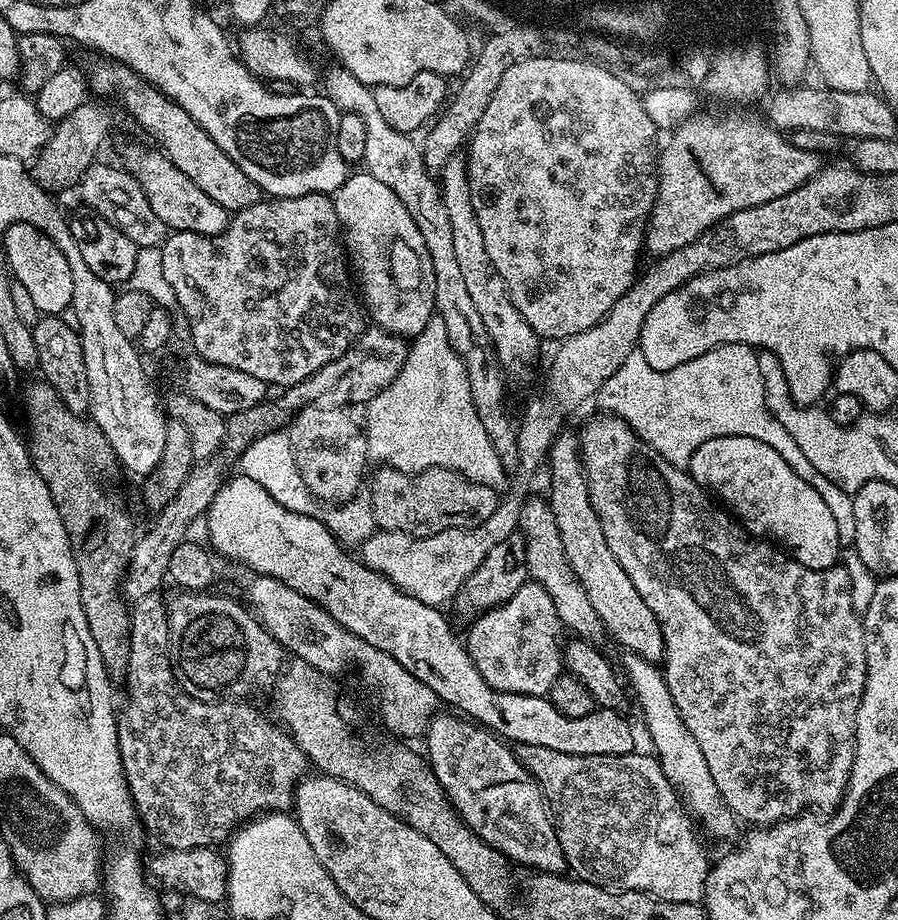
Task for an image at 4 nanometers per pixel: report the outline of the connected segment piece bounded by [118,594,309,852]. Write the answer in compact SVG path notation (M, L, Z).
M160 594L147 596L131 605L132 625L130 626L130 666L126 677L128 684L128 705L122 708L122 726L118 727L118 750L122 758L122 770L132 795L132 805L136 808L139 823L144 823L168 850L181 852L191 848L213 847L212 840L227 841L236 829L245 822L269 812L288 812L296 799L296 785L305 775L309 762L294 738L279 723L267 724L248 704L220 704L210 700L199 700L180 689L176 675L172 672L172 653L168 651L168 606Z

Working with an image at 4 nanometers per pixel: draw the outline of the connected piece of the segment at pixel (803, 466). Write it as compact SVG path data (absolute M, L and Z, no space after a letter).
M719 344L717 348L706 350L706 354L665 372L654 370L639 350L631 352L626 362L602 382L594 400L604 407L601 409L605 413L622 417L644 443L666 458L666 462L677 466L687 466L694 450L715 436L745 436L766 442L766 446L774 449L798 478L806 478L806 482L822 494L822 502L826 502L834 522L838 522L841 545L853 543L852 496L814 470L814 465L806 459L806 454L802 454L786 426L768 409L764 379L758 374L758 352L752 345Z

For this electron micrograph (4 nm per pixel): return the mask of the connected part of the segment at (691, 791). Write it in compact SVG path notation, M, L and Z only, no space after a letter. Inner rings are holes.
M625 651L623 655L622 672L630 685L635 703L637 700L641 710L644 711L644 724L648 727L648 736L652 739L653 746L656 747L654 755L660 762L660 769L672 783L676 795L682 798L687 809L698 820L700 818L703 826L714 839L735 841L738 817L730 810L730 806L726 806L726 798L722 798L722 790L718 790L718 782L714 782L714 777L710 774L710 766L706 766L702 746L694 742L678 706L674 706L674 698L670 694L670 686L664 680L663 671L638 654Z

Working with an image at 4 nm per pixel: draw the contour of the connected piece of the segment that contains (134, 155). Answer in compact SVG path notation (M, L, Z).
M132 144L125 150L122 164L127 172L136 177L154 214L165 223L168 230L207 236L216 236L226 230L230 213L202 194L202 190L198 190L198 186L194 186L194 182L190 182L190 178L182 174L182 170L178 170L178 166L174 166L174 162L170 162L163 152L147 152L142 145Z

